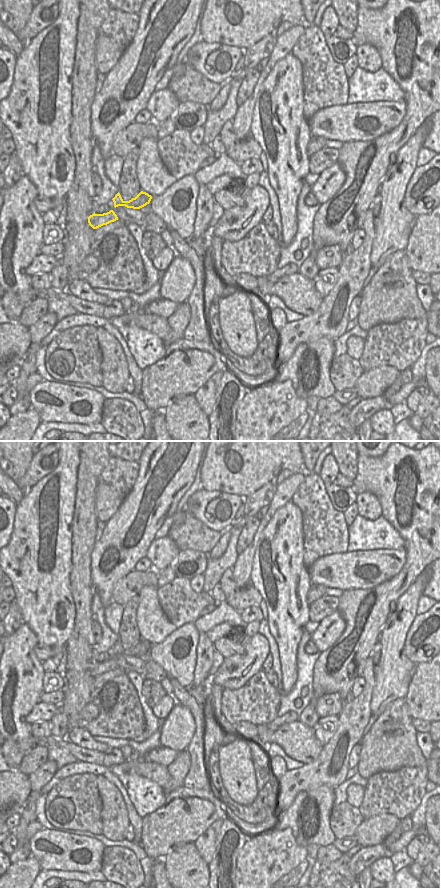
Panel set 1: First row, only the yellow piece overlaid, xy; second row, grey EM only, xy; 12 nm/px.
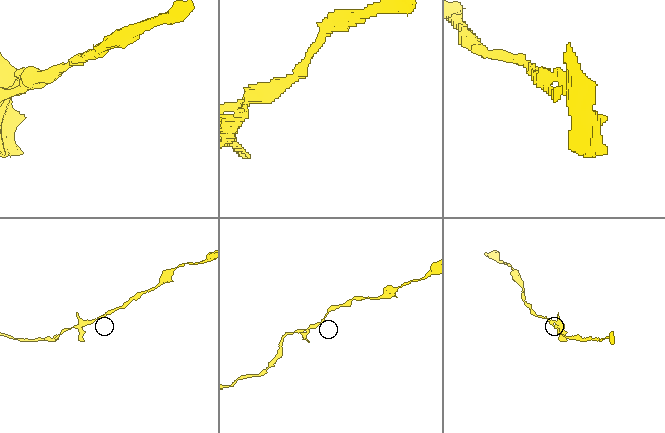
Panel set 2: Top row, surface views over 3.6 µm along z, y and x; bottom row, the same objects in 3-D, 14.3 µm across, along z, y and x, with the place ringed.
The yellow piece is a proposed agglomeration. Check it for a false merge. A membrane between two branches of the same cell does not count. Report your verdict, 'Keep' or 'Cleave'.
Cleave

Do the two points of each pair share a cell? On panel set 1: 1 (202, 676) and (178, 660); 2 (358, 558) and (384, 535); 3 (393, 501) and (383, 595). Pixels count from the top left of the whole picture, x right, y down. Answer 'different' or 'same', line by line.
1: different
2: different
3: same

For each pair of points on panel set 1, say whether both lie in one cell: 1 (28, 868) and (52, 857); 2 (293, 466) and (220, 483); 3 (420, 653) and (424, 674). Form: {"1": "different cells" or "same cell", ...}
{"1": "different cells", "2": "same cell", "3": "different cells"}

